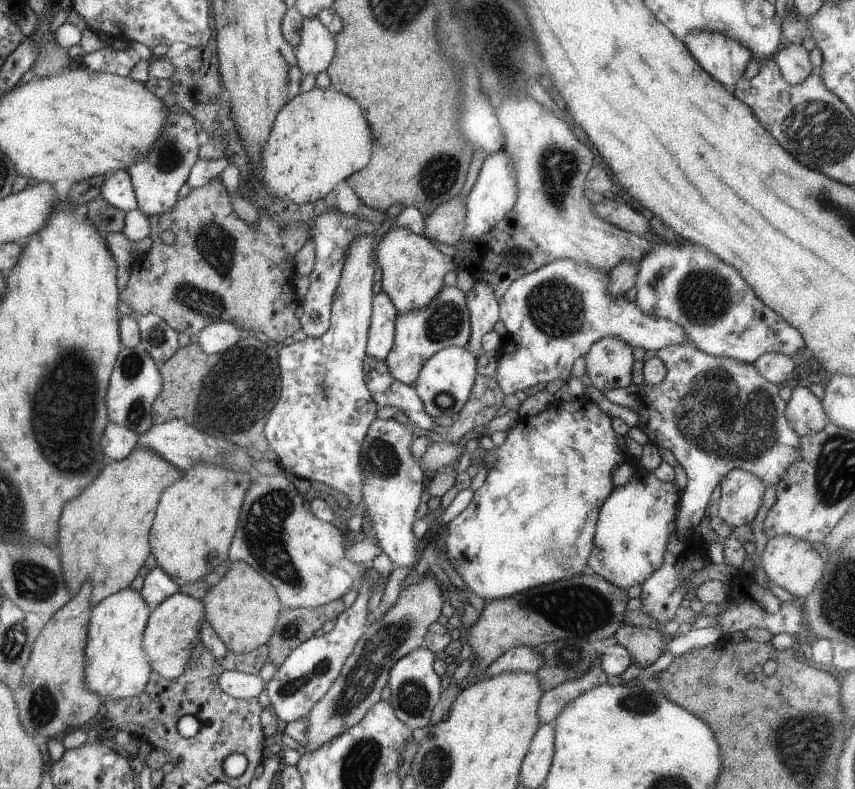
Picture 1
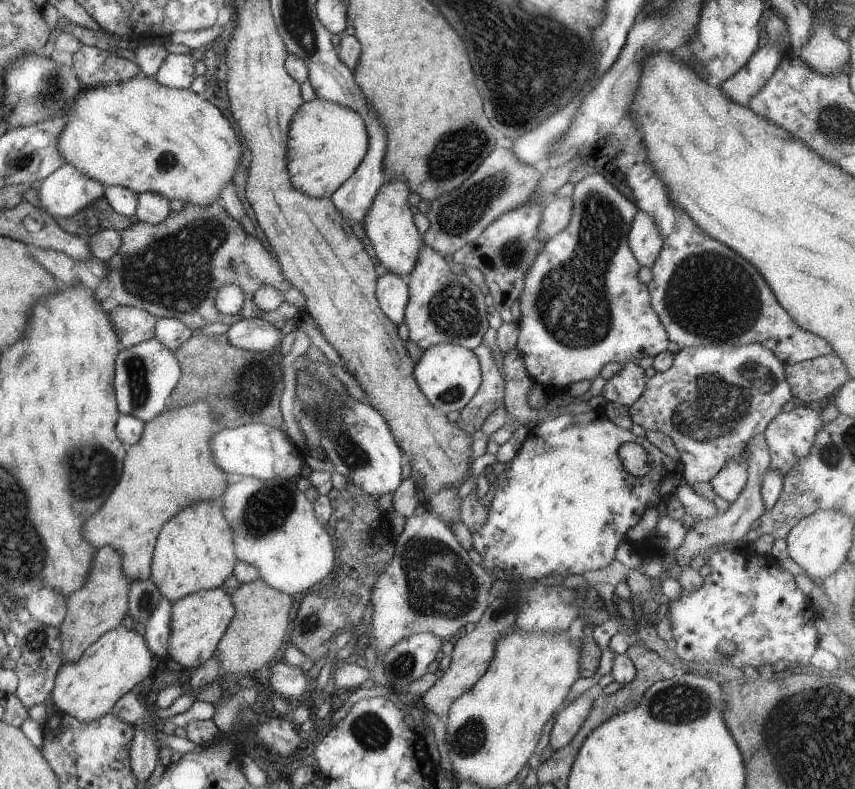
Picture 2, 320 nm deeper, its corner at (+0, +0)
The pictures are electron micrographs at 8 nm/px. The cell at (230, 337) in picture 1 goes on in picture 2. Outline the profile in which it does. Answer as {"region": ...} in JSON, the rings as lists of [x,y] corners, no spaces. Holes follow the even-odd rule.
{"region":[[[240,318],[226,331],[228,343],[238,349],[268,352],[273,355],[283,340],[281,329],[260,318]]]}

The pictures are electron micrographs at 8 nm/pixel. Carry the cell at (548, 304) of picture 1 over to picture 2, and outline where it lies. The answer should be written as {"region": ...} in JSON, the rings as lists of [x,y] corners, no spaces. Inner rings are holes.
{"region":[[[595,171],[574,184],[571,197],[571,214],[567,226],[563,227],[553,238],[550,238],[535,255],[534,262],[524,274],[524,288],[520,294],[520,317],[518,319],[518,337],[515,346],[519,349],[524,360],[527,375],[535,384],[540,384],[546,394],[551,397],[560,395],[567,390],[567,386],[577,381],[592,381],[599,376],[602,365],[607,362],[617,361],[626,363],[636,362],[638,359],[651,356],[654,357],[667,348],[668,338],[659,317],[653,312],[649,302],[647,287],[637,279],[639,263],[635,260],[628,245],[627,235],[631,221],[637,211],[636,205],[631,203],[625,196],[621,195],[601,174]]]}

